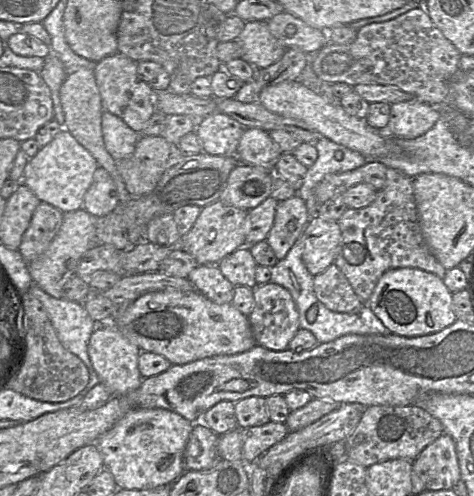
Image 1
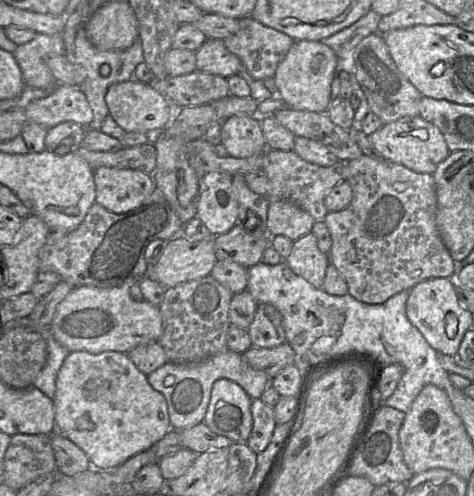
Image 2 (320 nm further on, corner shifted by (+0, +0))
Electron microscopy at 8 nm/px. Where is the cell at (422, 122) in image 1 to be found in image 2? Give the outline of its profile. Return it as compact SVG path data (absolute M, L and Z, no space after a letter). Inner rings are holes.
M407 116L384 124L368 137L384 159L403 165L417 173L433 174L439 163L450 153L440 130L420 116Z

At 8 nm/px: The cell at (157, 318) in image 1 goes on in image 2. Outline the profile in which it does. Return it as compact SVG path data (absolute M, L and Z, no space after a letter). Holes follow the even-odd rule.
M127 279L122 286L101 288L96 286L73 287L70 293L58 305L50 325L50 331L56 341L68 352L86 351L99 354L104 351L128 353L139 345L158 342L163 334L163 321L159 307L146 300L135 301L130 296L130 287L140 279Z

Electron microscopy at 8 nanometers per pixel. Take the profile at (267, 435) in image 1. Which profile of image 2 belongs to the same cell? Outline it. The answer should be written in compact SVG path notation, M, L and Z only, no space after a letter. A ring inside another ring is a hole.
M204 422L180 431L183 448L198 454L209 451L228 449L233 442L222 435L211 431Z

